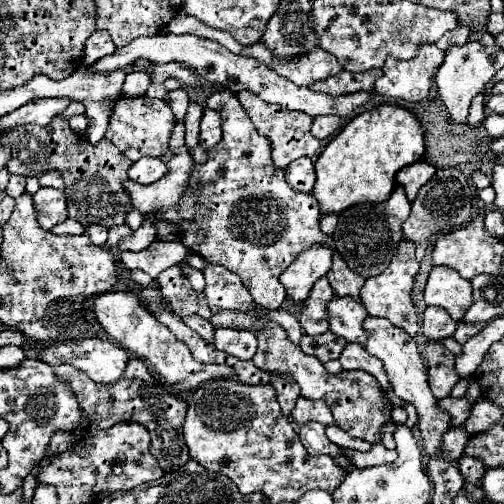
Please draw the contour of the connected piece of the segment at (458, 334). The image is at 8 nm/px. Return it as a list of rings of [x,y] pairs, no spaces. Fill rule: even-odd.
[[[457,323],[457,331],[455,331],[455,335],[453,335],[453,339],[457,341],[457,343],[467,343],[473,335],[477,335],[483,327],[485,327],[487,323],[479,323],[479,325],[465,325],[465,323]]]

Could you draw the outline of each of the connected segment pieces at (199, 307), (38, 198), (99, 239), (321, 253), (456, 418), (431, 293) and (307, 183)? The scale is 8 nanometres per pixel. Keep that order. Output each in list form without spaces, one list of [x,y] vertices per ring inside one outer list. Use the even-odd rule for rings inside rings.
[[[179,267],[165,269],[157,277],[157,283],[161,287],[163,299],[171,305],[171,309],[179,317],[201,315],[205,319],[211,319],[211,309],[203,303],[203,293],[199,293],[191,287],[189,279],[181,273]]]
[[[41,187],[33,195],[33,205],[37,211],[37,223],[43,229],[53,229],[57,223],[67,219],[67,205],[65,193],[53,187]]]
[[[91,225],[91,227],[87,227],[85,229],[85,233],[87,233],[87,237],[95,243],[95,245],[105,245],[105,241],[107,241],[107,229],[105,227],[99,227],[99,225]]]
[[[315,245],[303,251],[297,261],[279,277],[281,285],[285,287],[287,299],[291,299],[293,303],[303,303],[309,297],[315,281],[327,275],[327,271],[331,269],[331,257],[333,251],[325,245]]]
[[[455,397],[441,399],[441,401],[439,401],[439,407],[445,409],[445,411],[451,415],[453,425],[457,425],[457,427],[467,421],[467,415],[469,415],[469,411],[471,411],[471,403],[469,403],[465,397],[461,397],[461,399],[455,399]]]
[[[433,267],[425,285],[425,303],[443,307],[455,321],[471,305],[471,283],[449,267]]]
[[[301,157],[301,159],[293,161],[285,169],[285,177],[287,177],[287,183],[295,191],[311,193],[311,189],[315,185],[315,167],[313,167],[313,161],[309,157]]]

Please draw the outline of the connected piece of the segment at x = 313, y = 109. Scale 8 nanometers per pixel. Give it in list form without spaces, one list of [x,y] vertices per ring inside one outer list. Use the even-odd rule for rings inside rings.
[[[165,33],[165,35],[153,35],[153,37],[139,37],[133,39],[129,45],[119,47],[117,53],[107,55],[103,59],[99,59],[93,67],[89,67],[93,73],[109,73],[109,71],[117,71],[117,69],[125,69],[127,65],[131,65],[135,59],[149,59],[155,65],[163,65],[163,63],[183,63],[185,67],[197,71],[201,77],[205,77],[207,81],[215,81],[227,89],[231,89],[233,93],[239,93],[243,89],[249,89],[253,93],[257,93],[261,99],[265,99],[265,103],[275,103],[287,109],[295,109],[295,111],[303,111],[307,115],[337,115],[337,117],[347,117],[353,109],[365,105],[371,97],[371,93],[363,91],[363,93],[351,93],[351,95],[339,95],[339,97],[331,97],[325,93],[315,93],[309,87],[299,87],[295,83],[291,83],[289,79],[277,75],[273,69],[269,69],[267,65],[263,65],[257,59],[251,57],[243,57],[243,55],[235,55],[229,49],[221,47],[217,41],[211,39],[203,39],[197,35],[173,35],[173,33]]]

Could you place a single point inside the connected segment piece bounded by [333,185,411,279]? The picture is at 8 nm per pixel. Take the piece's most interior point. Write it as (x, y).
(367, 236)

